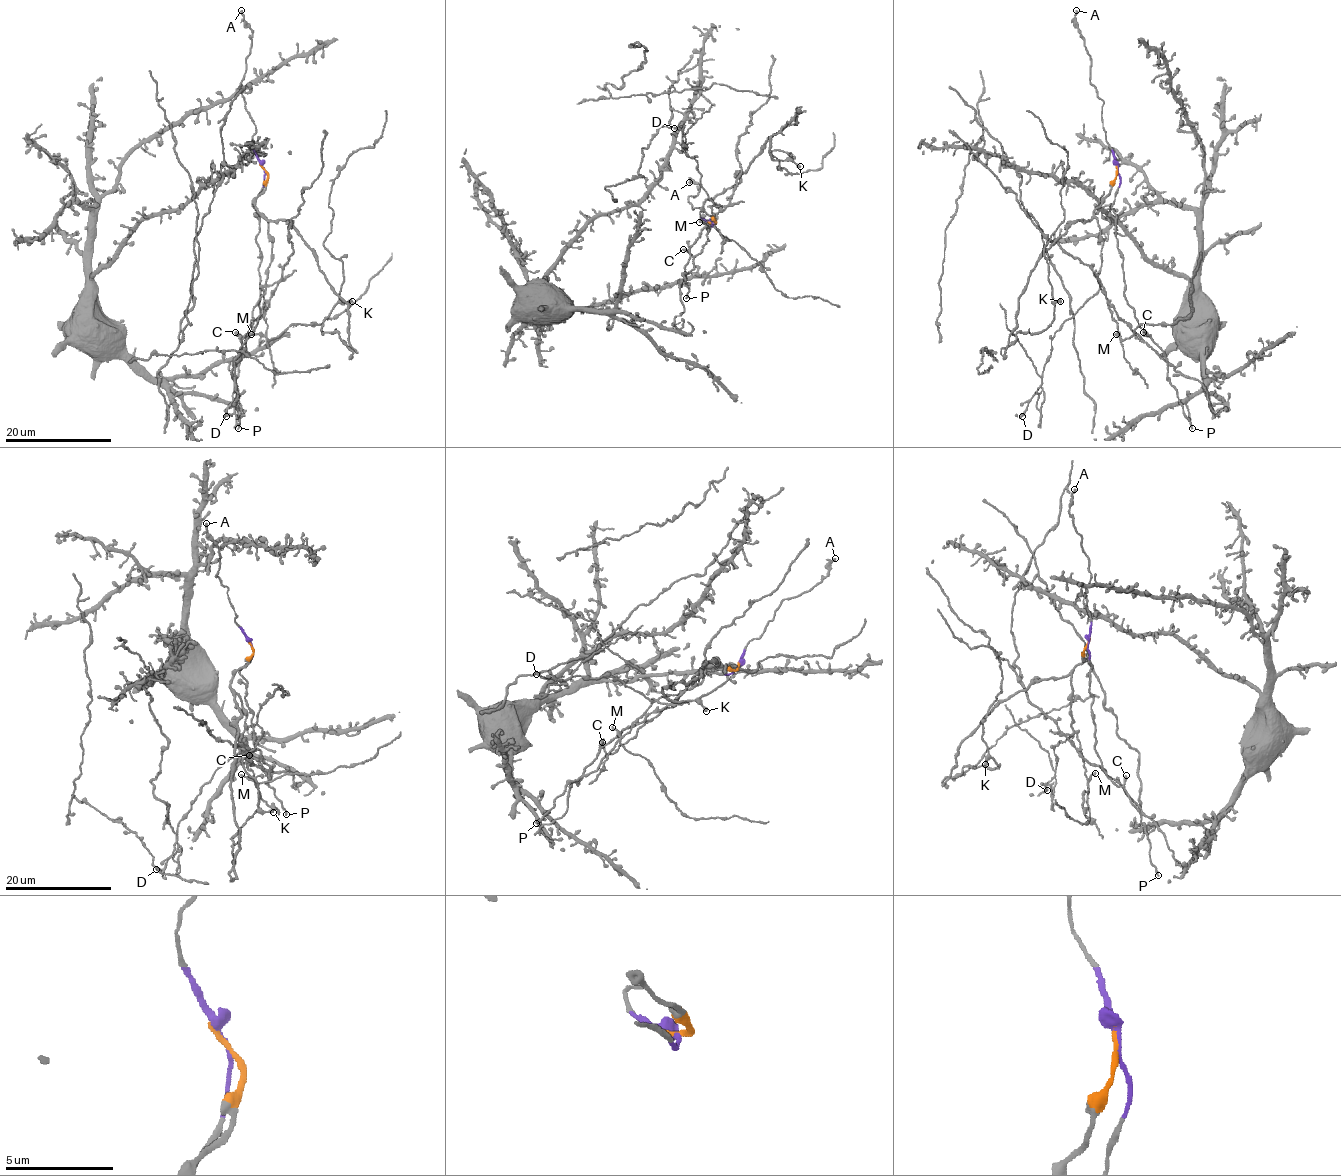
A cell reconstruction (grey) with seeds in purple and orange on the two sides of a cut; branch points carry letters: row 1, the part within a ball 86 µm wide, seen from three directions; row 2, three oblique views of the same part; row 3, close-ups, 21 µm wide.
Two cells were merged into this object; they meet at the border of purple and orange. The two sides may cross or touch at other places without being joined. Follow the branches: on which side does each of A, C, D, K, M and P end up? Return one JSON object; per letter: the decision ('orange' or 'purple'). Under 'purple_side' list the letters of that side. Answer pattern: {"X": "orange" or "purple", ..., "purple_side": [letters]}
{"A": "purple", "C": "purple", "D": "orange", "K": "orange", "M": "orange", "P": "purple", "purple_side": ["A", "C", "P"]}

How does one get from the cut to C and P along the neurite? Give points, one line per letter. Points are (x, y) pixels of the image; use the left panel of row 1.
C: (263, 166), (264, 185), (253, 202), (259, 216), (260, 316), (247, 336), (235, 332)
P: (263, 166), (264, 185), (253, 202), (259, 216), (260, 316), (245, 339), (240, 361), (237, 428)

